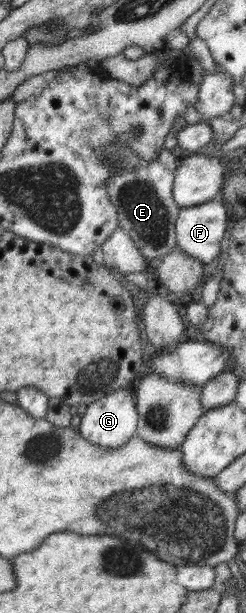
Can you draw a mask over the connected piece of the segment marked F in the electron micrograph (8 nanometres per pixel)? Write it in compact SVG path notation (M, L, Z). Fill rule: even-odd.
M219 198L192 205L191 207L180 207L175 227L177 245L183 253L187 253L187 256L201 261L210 268L220 258L221 241L225 237L228 225L229 217L226 213L226 207Z

